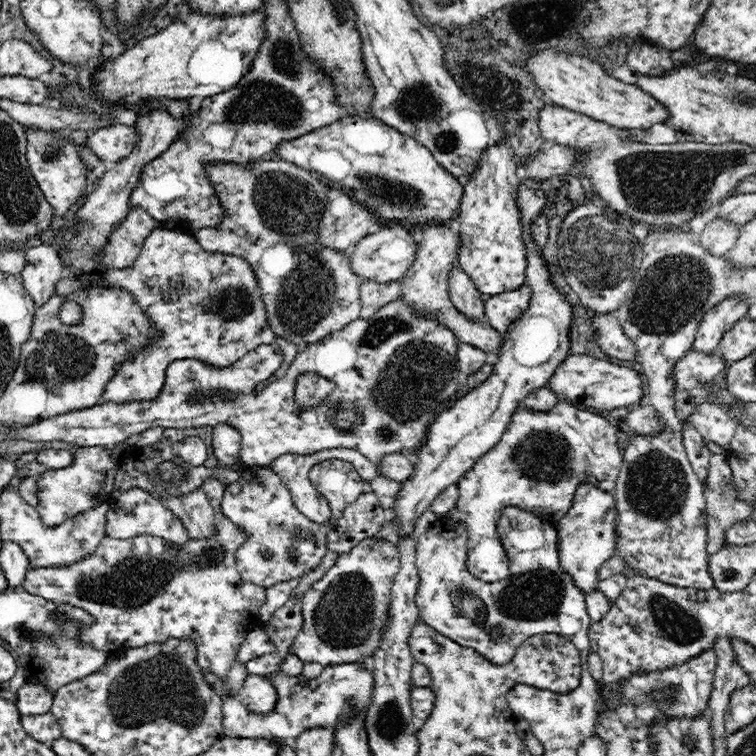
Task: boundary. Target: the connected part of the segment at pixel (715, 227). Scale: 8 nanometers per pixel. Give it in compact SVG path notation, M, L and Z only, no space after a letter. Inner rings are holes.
M716 217L700 233L701 245L711 255L724 257L735 246L741 227L738 223Z

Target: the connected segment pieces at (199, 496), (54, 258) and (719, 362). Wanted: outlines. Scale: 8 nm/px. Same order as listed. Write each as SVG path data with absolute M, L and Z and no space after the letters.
M202 488L186 496L172 495L164 503L185 524L189 538L208 538L214 533L214 510Z
M40 244L27 250L26 266L20 278L36 307L41 307L55 294L56 283L64 275L62 258L56 247Z
M691 349L673 368L677 390L692 390L698 384L707 383L720 374L728 364L718 352L699 352Z

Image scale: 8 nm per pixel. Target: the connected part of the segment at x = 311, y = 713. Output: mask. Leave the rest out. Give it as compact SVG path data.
M364 662L334 664L324 667L318 678L306 678L304 675L288 676L278 670L269 674L269 680L276 685L278 700L269 714L254 714L235 696L228 695L219 682L218 675L203 670L205 680L212 684L222 699L223 733L230 738L266 738L272 741L298 738L308 728L333 729L340 720L353 710L367 708L371 703L375 680L369 665Z

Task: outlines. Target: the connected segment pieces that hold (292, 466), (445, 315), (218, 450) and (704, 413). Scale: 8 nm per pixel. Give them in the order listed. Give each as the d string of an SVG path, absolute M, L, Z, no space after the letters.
M288 452L270 461L266 467L281 477L293 496L296 509L310 521L326 523L331 519L332 510L326 498L318 493L309 480L310 469L322 460L316 453L302 454Z
M428 225L422 240L416 244L414 262L400 281L399 298L402 298L402 302L412 311L422 315L422 318L432 318L440 326L454 331L458 340L481 348L484 352L498 355L503 334L492 328L485 319L474 321L472 317L464 316L449 297L450 270L457 264L459 240L460 237L456 236L448 225Z
M216 424L213 428L212 446L214 456L219 465L230 468L239 460L241 452L241 436L236 428L229 424Z
M702 403L688 420L696 427L705 445L713 453L729 451L729 444L738 424L720 404Z

